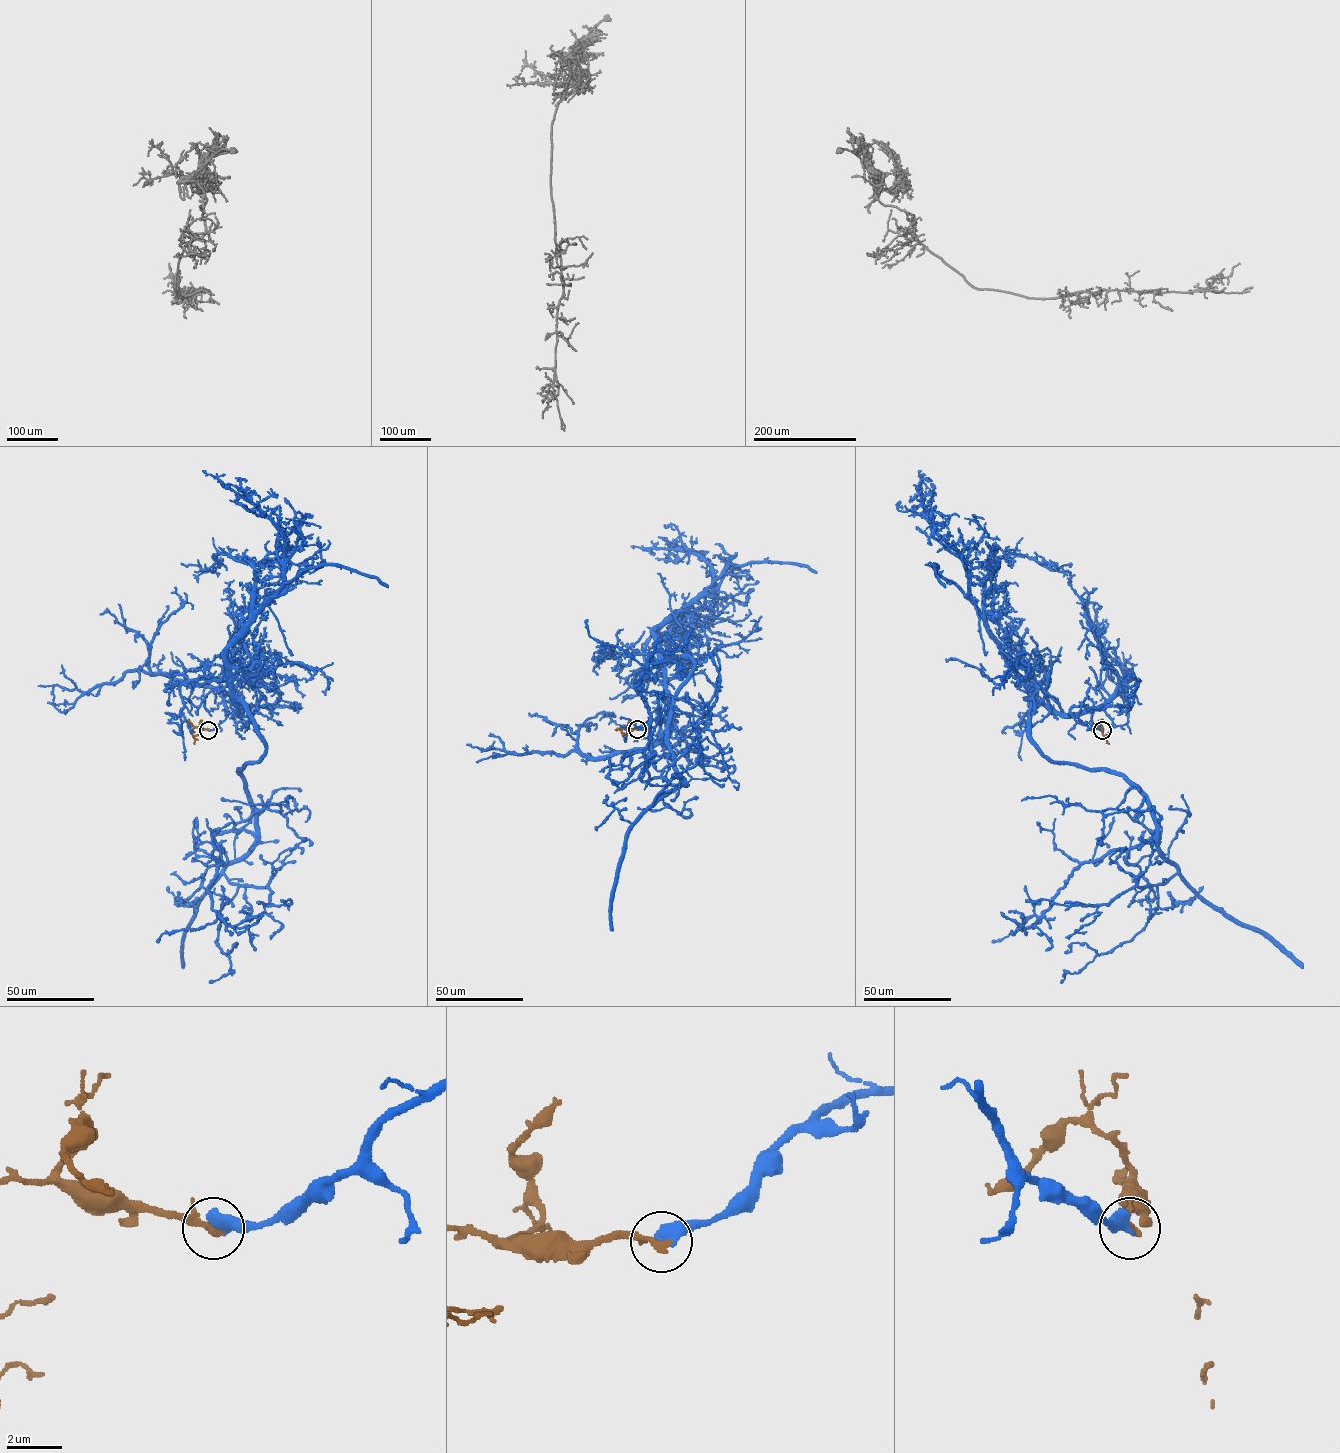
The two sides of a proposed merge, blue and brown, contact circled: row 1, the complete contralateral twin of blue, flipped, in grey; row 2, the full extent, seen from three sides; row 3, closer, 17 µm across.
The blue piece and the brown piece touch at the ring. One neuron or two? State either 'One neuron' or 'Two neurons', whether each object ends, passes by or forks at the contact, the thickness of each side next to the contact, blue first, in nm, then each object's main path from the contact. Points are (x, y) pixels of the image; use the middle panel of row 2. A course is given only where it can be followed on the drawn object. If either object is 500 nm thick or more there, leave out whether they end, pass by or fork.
Two neurons. Thickness 550 nm (blue) against 220 nm. Course of blue: (637, 729), (667, 720), (665, 662), (694, 663), (669, 727), (685, 783), (643, 781), (645, 668), (587, 619). Course of brown: (637, 729), (622, 728), (623, 736)

